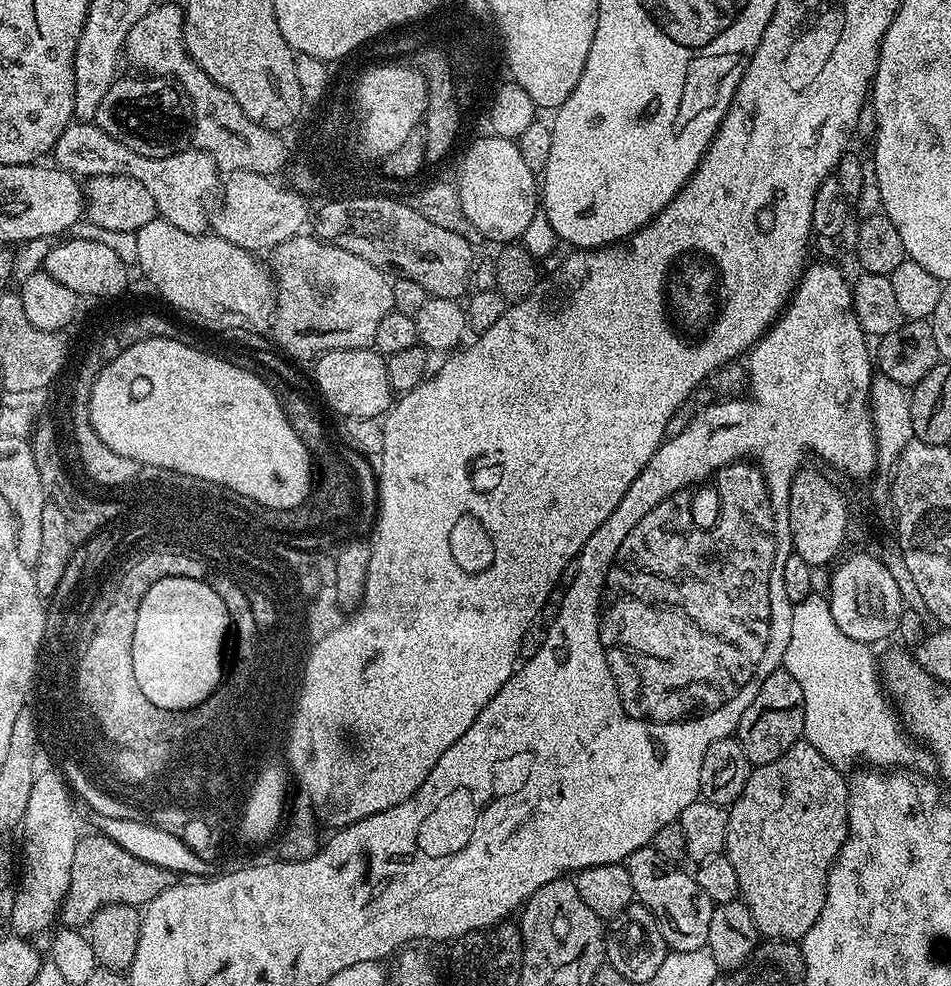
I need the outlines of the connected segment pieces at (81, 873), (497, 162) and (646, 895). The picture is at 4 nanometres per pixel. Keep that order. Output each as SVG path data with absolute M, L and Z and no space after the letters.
M99 834L91 835L81 835L74 846L69 889L60 905L58 917L59 923L65 929L87 929L94 914L98 914L100 908L111 904L149 904L154 898L158 898L158 894L170 890L170 886L178 882L178 873L174 870L154 866L154 862L142 862L142 858L134 858L134 854L122 850L118 842Z
M485 134L481 140L474 141L460 164L458 187L462 210L466 210L466 218L470 218L485 241L497 240L497 245L500 246L519 241L526 226L530 226L530 218L538 215L538 176L526 166L515 140Z
M650 846L634 850L634 854L630 854L627 858L626 867L630 874L630 882L636 891L635 899L654 914L654 918L662 930L662 938L668 943L671 951L693 952L699 948L708 947L710 914L714 905L710 898L706 898L706 894L702 891L702 886L698 886L695 875L691 871L683 872L679 863L662 858Z

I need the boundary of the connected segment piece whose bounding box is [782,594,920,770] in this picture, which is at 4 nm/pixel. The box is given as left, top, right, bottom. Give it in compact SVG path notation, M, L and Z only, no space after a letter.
M811 594L805 600L793 603L790 642L786 642L782 665L794 674L798 686L802 686L803 739L812 744L822 758L841 770L847 769L847 764L859 756L868 763L865 765L880 770L915 765L912 763L919 758L920 752L906 735L895 707L886 699L878 671L878 656L872 653L869 645L838 630L832 604L820 596L823 595Z

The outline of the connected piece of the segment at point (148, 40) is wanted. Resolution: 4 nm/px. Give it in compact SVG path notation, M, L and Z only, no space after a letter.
M160 2L142 18L138 18L138 22L134 22L134 26L130 26L130 34L126 34L124 52L127 63L129 60L134 67L144 71L141 73L147 74L149 77L167 78L182 85L184 93L192 99L192 144L200 151L210 154L217 169L228 174L234 171L253 171L254 174L271 178L277 175L275 172L283 173L290 160L290 148L288 152L283 138L280 137L283 135L254 122L246 114L246 110L242 110L242 106L238 106L238 102L234 102L234 94L230 94L230 90L222 90L222 86L218 86L218 82L214 82L214 78L210 78L210 74L206 74L206 70L202 70L202 66L198 66L198 62L194 62L194 58L184 45L184 13L185 9L181 5L179 8L176 4Z

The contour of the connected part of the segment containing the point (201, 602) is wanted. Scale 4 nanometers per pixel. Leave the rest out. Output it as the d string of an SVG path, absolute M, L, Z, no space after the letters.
M188 577L154 582L138 608L134 631L133 666L138 689L149 702L168 711L193 708L220 687L220 659L230 619L222 598L211 583Z

